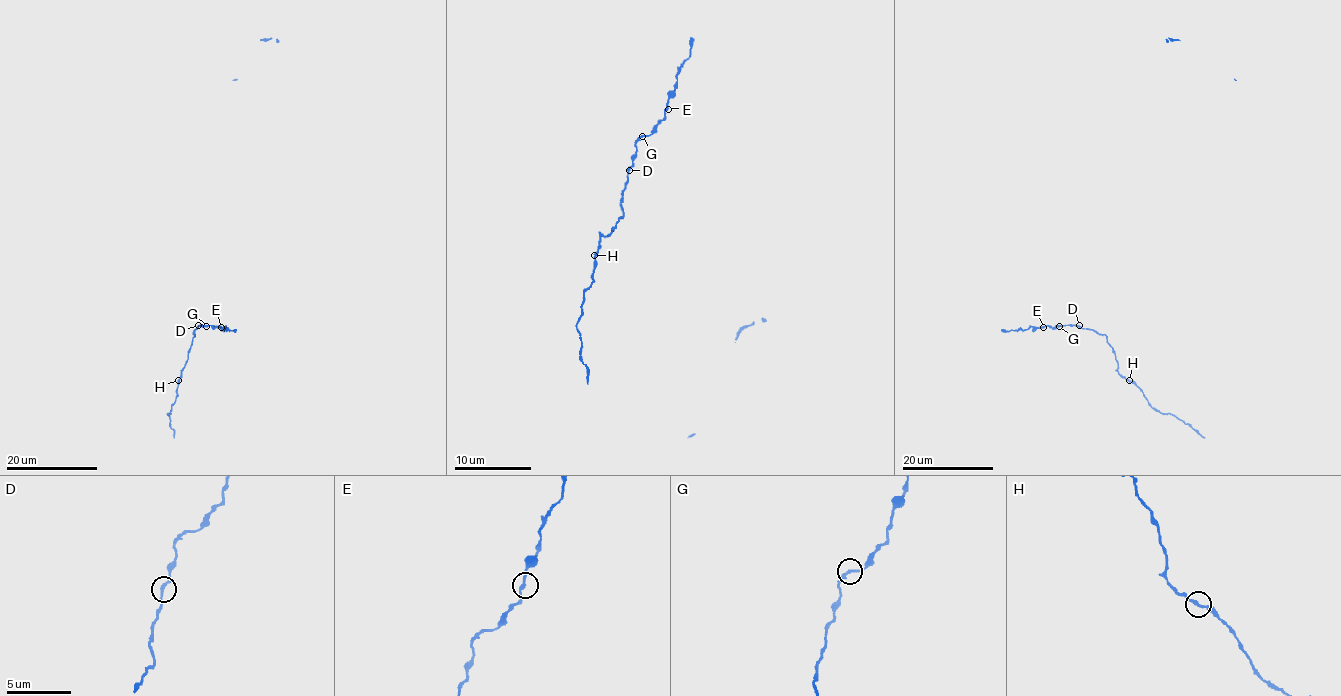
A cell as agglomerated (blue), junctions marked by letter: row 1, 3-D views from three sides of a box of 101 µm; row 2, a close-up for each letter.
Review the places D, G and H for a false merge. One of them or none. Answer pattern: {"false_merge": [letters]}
{"false_merge": []}

